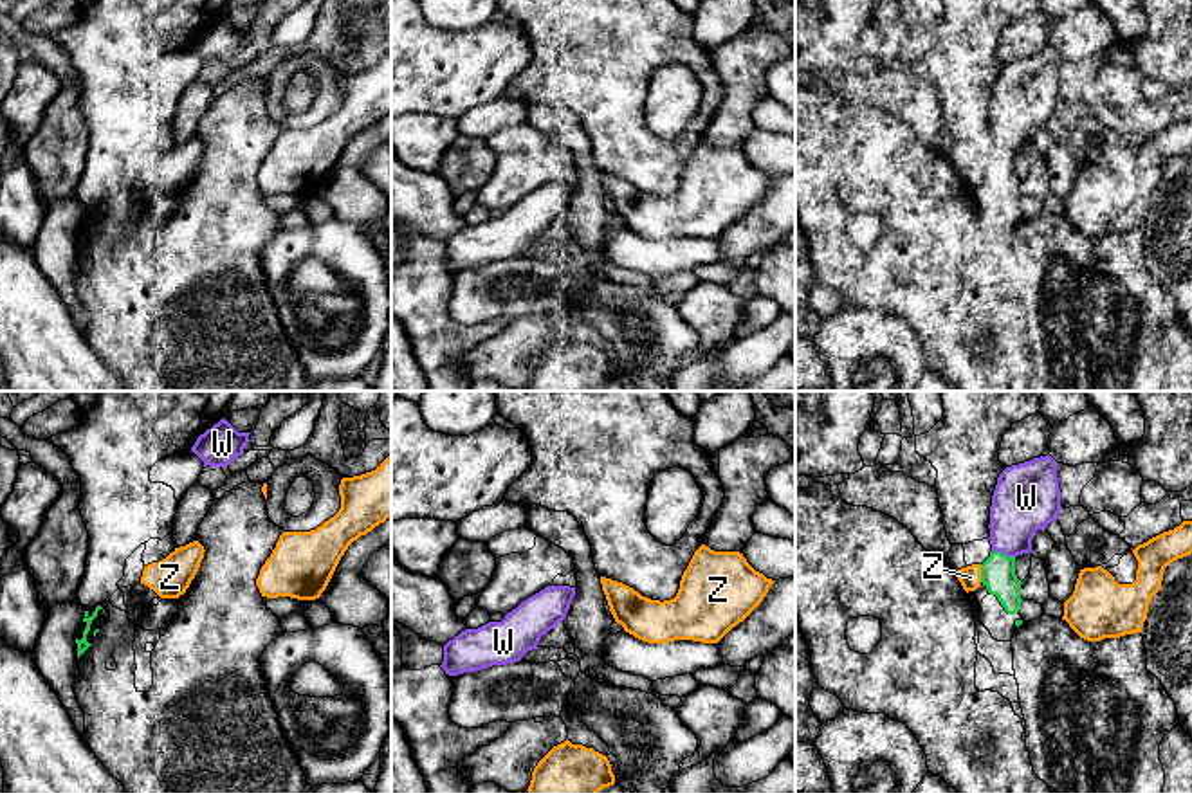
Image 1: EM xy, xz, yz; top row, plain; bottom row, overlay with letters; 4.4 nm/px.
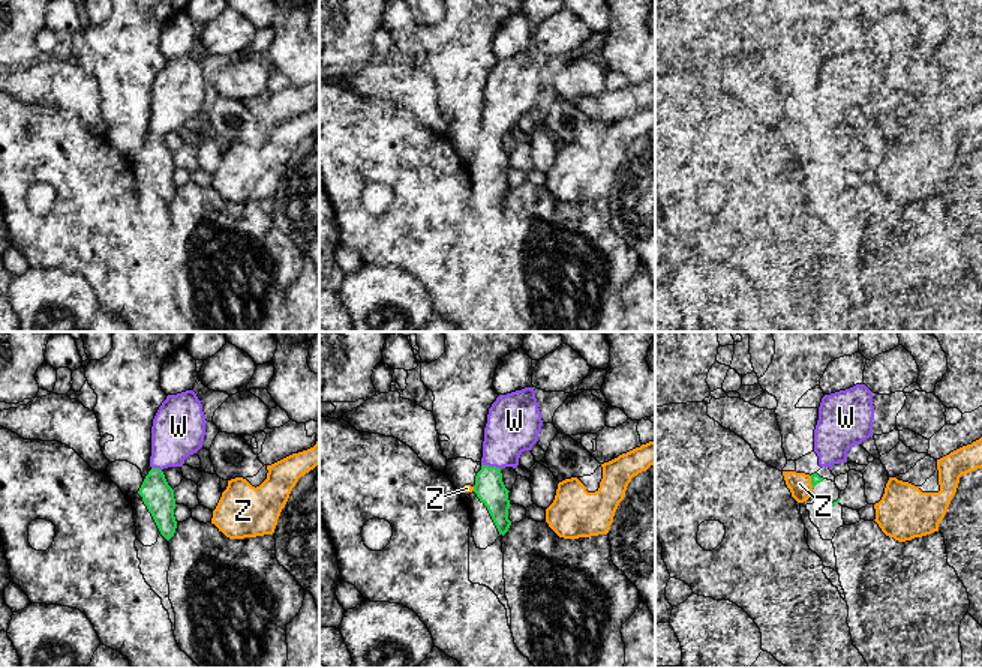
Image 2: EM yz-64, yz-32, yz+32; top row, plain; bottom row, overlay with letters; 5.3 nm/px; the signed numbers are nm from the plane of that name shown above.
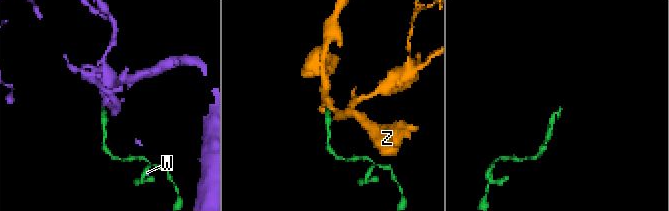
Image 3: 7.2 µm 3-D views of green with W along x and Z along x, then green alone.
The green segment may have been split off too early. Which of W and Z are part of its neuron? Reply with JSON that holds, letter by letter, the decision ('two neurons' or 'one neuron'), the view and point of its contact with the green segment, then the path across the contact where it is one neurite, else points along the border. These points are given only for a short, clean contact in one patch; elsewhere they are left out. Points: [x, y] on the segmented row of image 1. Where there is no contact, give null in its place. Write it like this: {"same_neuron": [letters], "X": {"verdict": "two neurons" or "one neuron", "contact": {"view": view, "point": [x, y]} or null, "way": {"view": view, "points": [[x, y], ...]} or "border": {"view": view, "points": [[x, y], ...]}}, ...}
{"same_neuron": ["W"], "W": {"verdict": "one neuron", "contact": {"view": "yz", "point": [1003, 554]}}, "Z": {"verdict": "two neurons", "contact": {"view": "yz", "point": [981, 574]}}}

